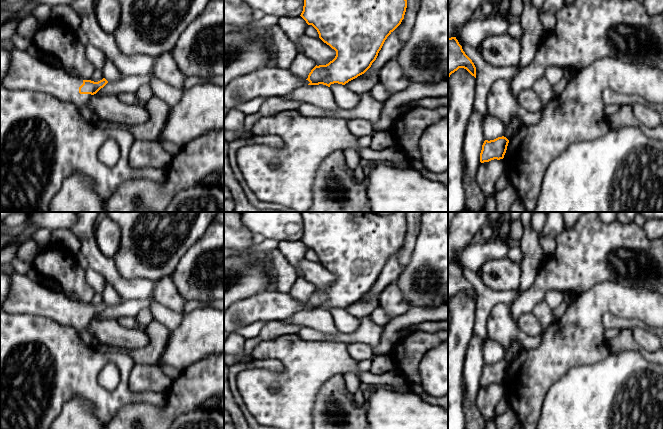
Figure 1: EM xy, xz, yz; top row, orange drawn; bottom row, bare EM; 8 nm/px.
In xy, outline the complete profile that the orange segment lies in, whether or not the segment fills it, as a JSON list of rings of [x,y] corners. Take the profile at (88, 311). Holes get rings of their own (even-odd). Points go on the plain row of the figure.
[[[15,271],[8,276],[10,292],[1,310],[9,314],[43,316],[84,334],[91,321],[108,307],[105,302],[94,306],[72,301],[48,283],[41,284]]]

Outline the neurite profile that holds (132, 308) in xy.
[[[133,299],[123,301],[120,305],[116,307],[107,307],[103,312],[101,312],[96,318],[98,320],[103,319],[117,319],[120,317],[136,317],[142,310],[150,310],[150,299]]]

